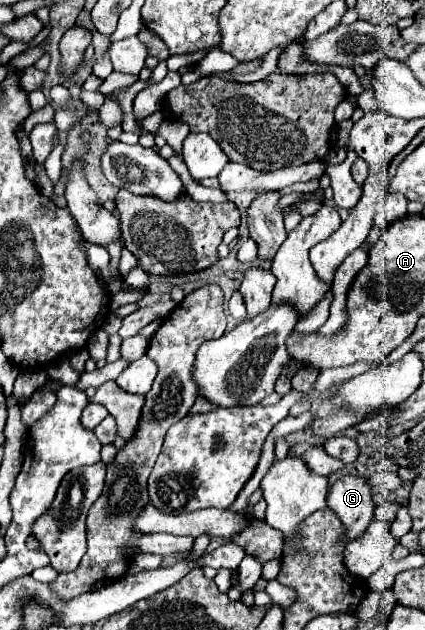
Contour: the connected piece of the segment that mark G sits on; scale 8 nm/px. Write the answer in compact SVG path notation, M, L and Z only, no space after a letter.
M357 475L337 479L329 489L329 509L343 521L349 541L361 537L373 521L373 485L369 485L365 477Z

